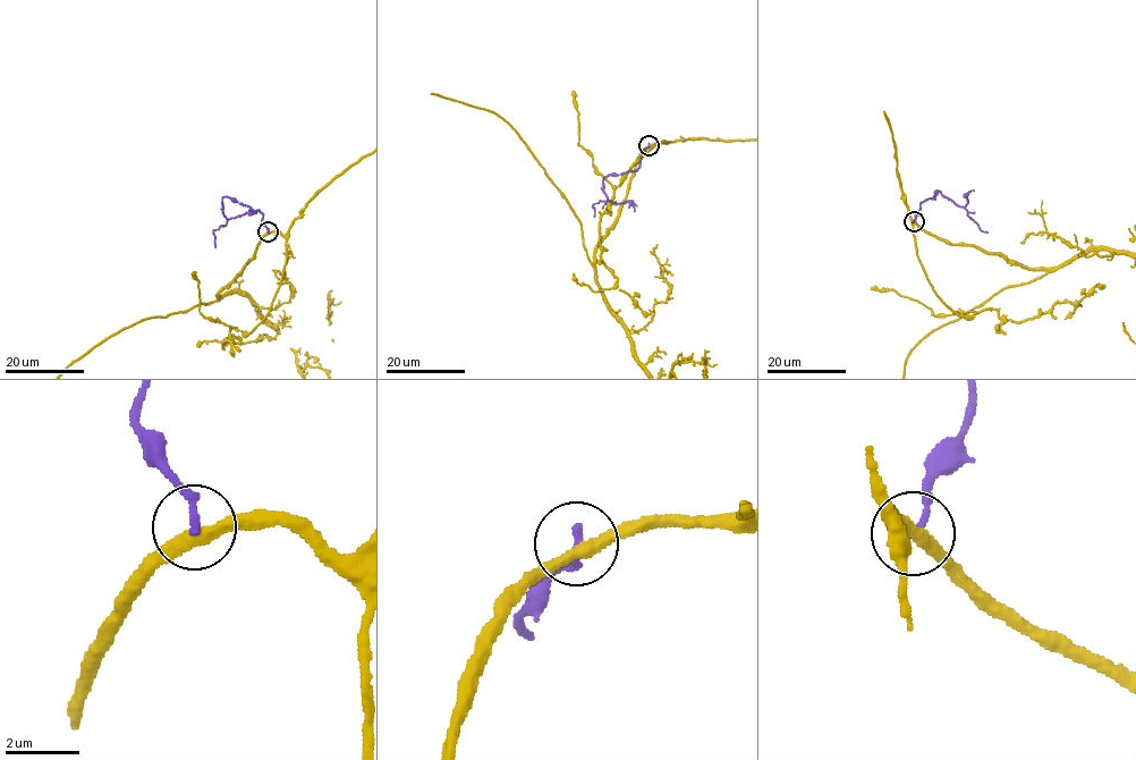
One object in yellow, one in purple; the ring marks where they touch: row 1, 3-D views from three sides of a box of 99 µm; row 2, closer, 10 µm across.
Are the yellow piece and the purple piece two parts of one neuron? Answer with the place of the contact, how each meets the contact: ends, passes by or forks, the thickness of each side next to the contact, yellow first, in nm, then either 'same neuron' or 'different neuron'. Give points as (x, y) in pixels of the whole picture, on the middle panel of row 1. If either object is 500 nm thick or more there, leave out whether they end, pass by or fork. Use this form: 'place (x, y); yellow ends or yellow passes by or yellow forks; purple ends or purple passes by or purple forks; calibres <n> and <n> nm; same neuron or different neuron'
place (649, 145); yellow passes by; purple ends; calibres 340 and 220 nm; different neuron

